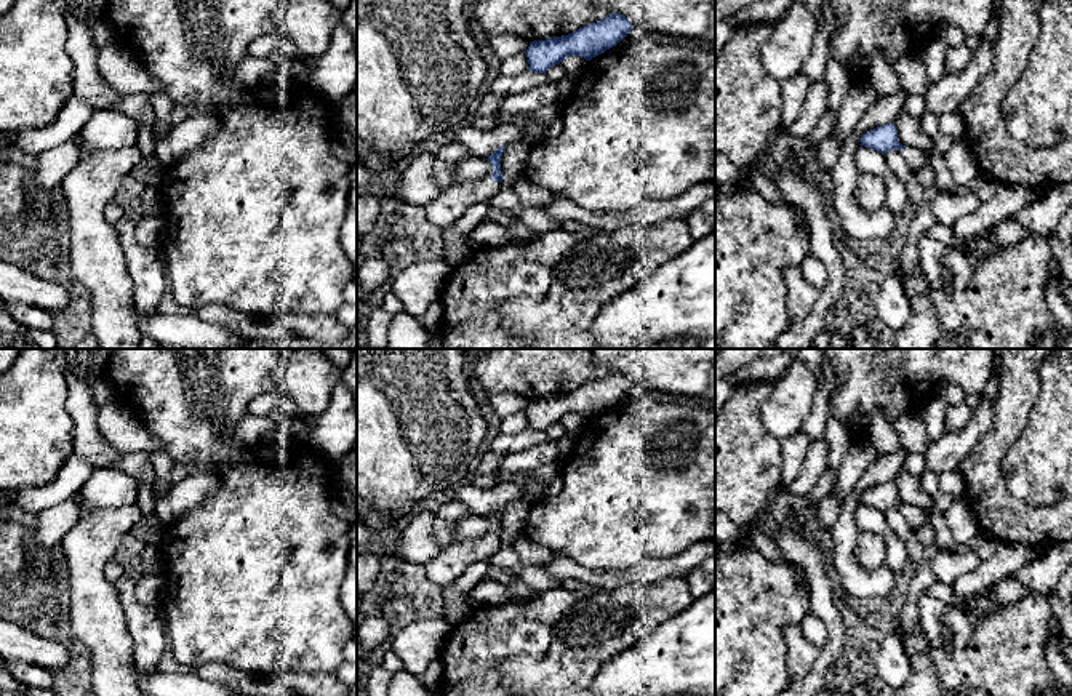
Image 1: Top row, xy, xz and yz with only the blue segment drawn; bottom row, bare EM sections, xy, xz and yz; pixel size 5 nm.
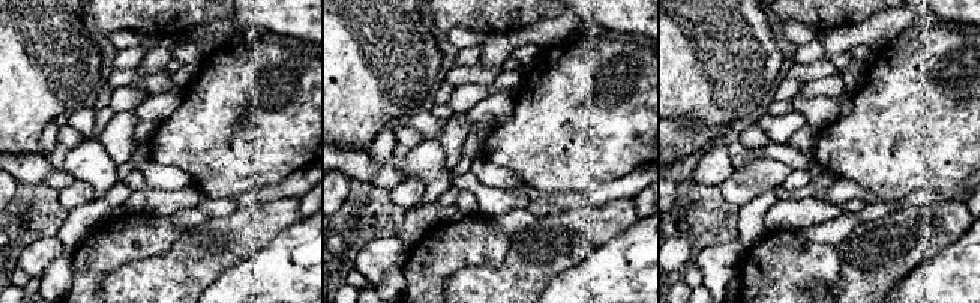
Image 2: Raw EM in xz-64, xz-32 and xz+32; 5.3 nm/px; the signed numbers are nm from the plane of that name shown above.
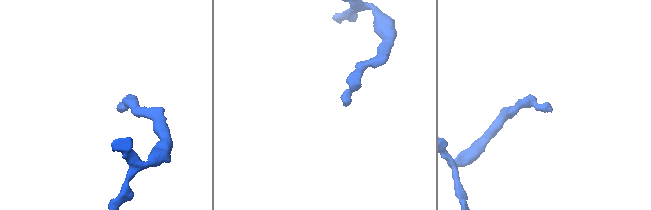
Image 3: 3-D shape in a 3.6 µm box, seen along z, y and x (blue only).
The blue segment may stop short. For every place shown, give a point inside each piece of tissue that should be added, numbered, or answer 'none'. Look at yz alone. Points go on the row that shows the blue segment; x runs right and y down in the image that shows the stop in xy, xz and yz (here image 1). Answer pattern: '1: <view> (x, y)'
1: yz (914, 157)

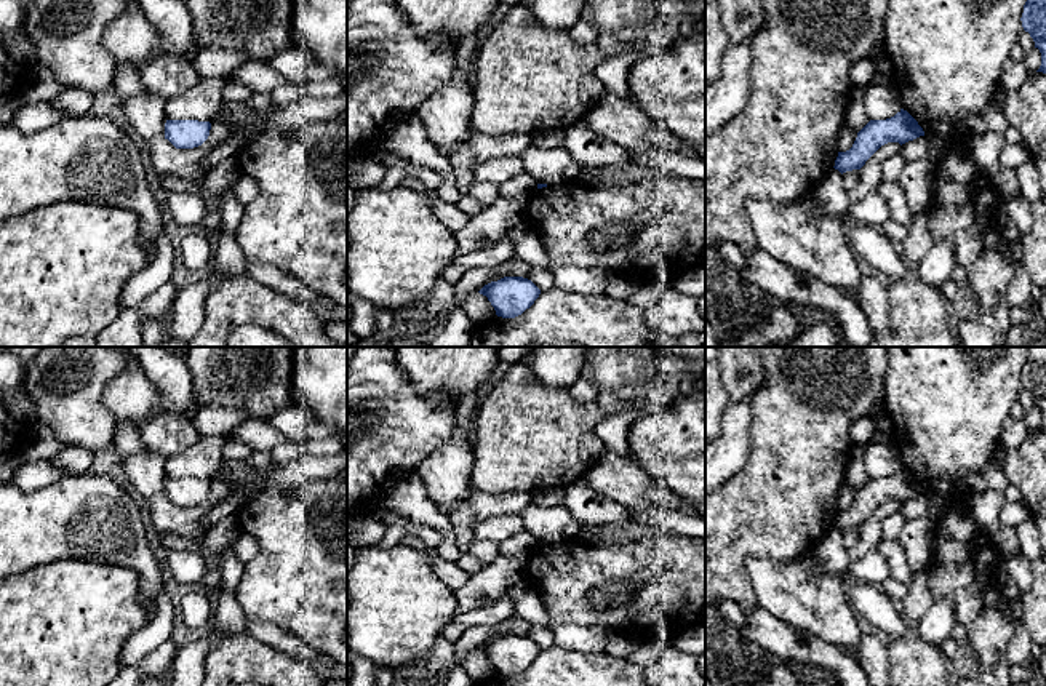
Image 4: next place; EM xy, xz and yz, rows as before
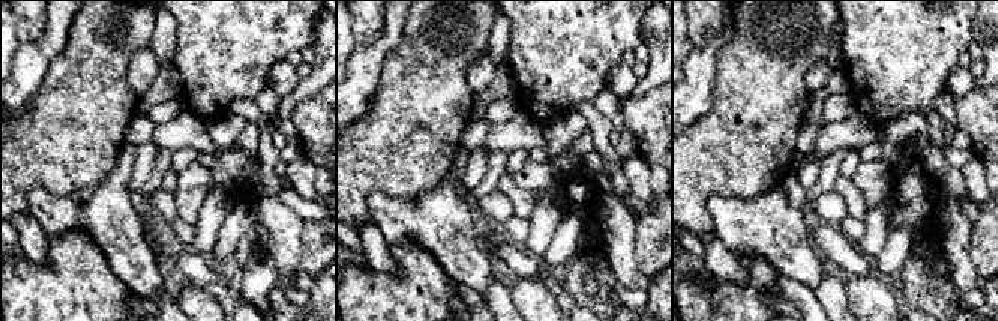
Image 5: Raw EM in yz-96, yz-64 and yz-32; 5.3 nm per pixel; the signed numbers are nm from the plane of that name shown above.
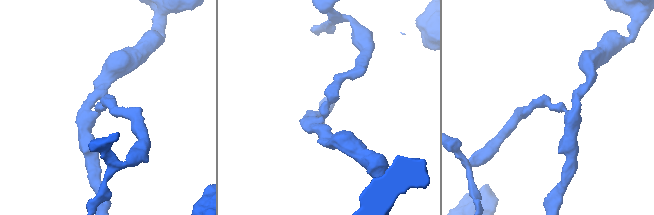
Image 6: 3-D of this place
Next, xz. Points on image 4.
none

